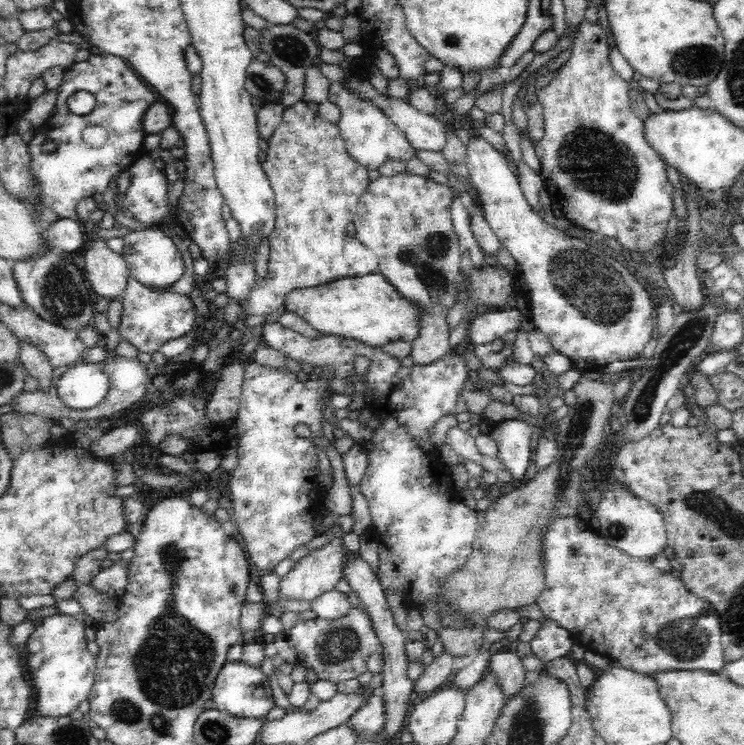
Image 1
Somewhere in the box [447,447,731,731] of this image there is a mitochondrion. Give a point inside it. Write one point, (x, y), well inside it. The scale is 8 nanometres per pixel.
(683, 642)

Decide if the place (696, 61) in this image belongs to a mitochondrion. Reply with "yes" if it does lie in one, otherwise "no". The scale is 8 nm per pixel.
yes

